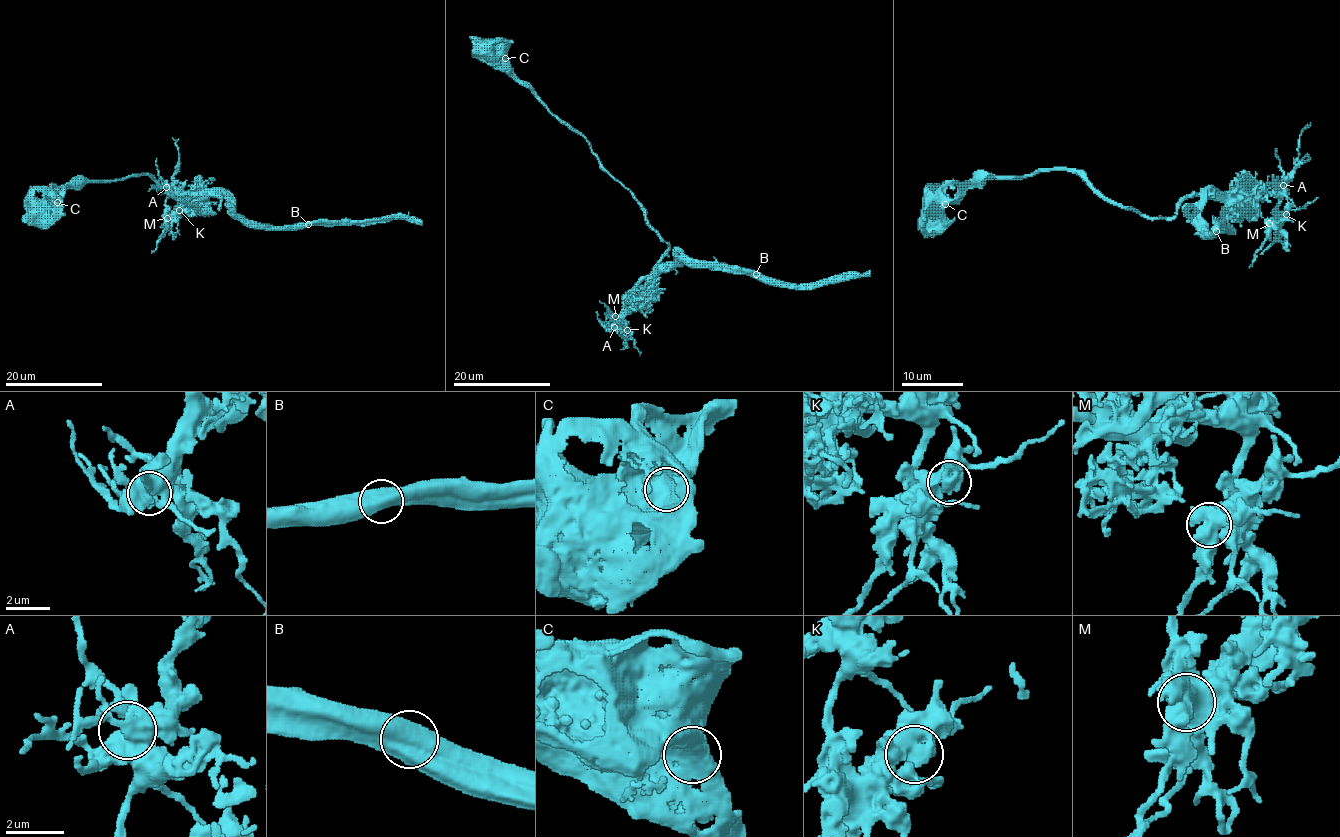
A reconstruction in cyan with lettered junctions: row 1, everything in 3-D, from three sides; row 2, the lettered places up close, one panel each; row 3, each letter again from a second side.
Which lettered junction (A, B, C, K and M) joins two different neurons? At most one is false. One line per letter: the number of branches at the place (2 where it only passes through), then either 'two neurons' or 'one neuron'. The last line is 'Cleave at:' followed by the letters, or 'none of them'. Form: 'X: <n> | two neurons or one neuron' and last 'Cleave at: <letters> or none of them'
A: 2 | one neuron
B: 2 | two neurons
C: 1 | one neuron
K: 2 | one neuron
M: 2 | one neuron
Cleave at: B

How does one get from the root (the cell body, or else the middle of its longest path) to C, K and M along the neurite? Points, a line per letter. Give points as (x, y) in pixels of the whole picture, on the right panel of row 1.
C: (938, 220), (945, 204)
K: (938, 220), (987, 178), (1051, 170), (1150, 217), (1173, 217), (1194, 196), (1257, 194), (1286, 194), (1286, 214)
M: (938, 220), (987, 178), (1072, 170), (1150, 217), (1173, 217), (1194, 196), (1272, 194), (1269, 223)

